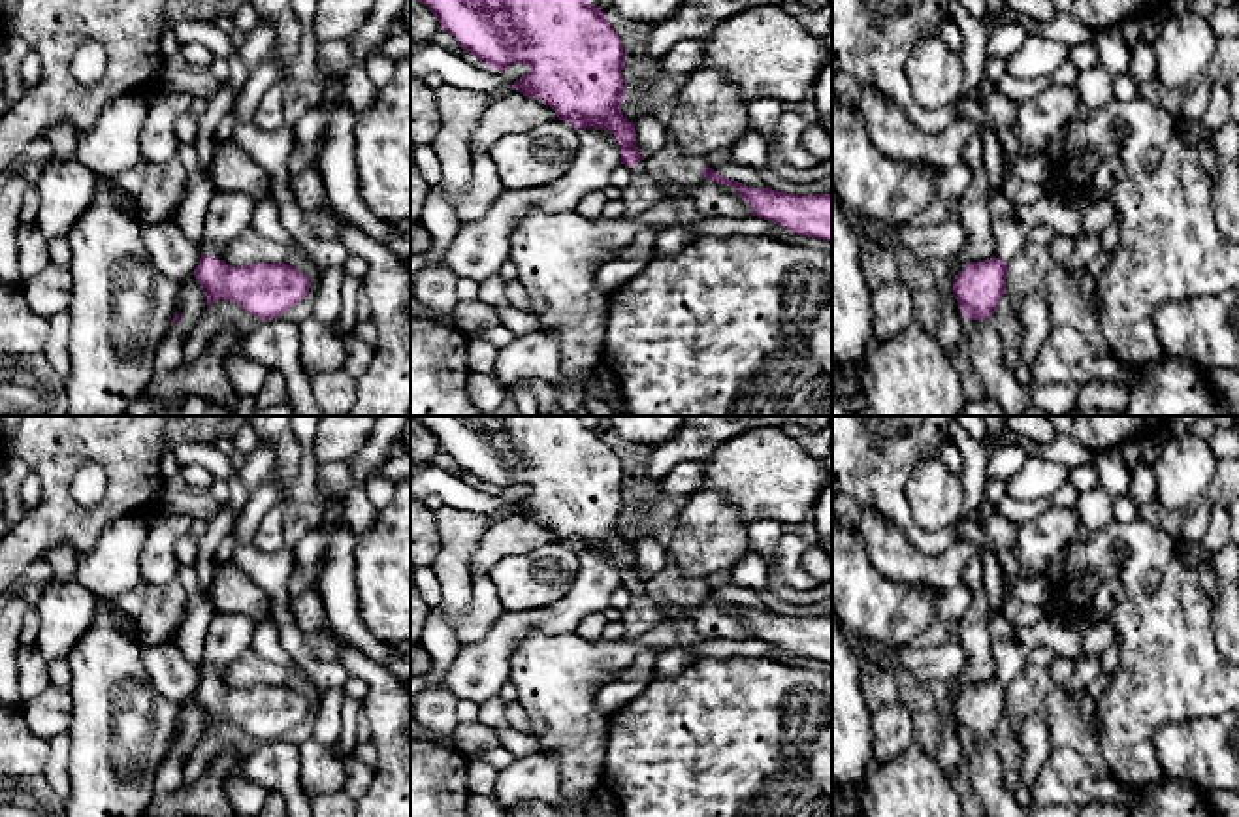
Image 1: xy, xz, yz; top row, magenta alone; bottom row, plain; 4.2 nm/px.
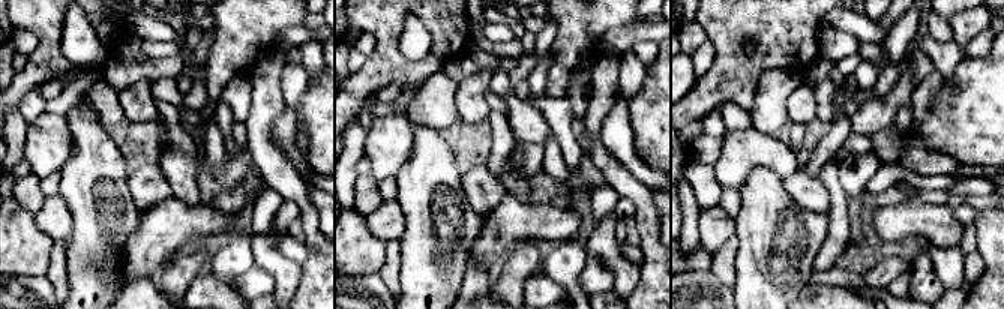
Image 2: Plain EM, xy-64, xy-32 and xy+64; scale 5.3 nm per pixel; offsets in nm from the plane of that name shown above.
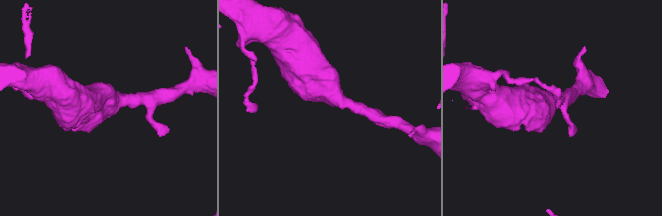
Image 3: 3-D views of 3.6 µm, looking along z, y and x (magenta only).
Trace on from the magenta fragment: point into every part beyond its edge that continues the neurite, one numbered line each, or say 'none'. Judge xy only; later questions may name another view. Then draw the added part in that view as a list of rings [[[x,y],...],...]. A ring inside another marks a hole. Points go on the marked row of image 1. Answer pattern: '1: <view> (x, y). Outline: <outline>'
1: xy (230, 213). Outline: [[[218,190],[207,209],[201,248],[224,260],[228,247],[250,226],[254,200],[243,192]]]

